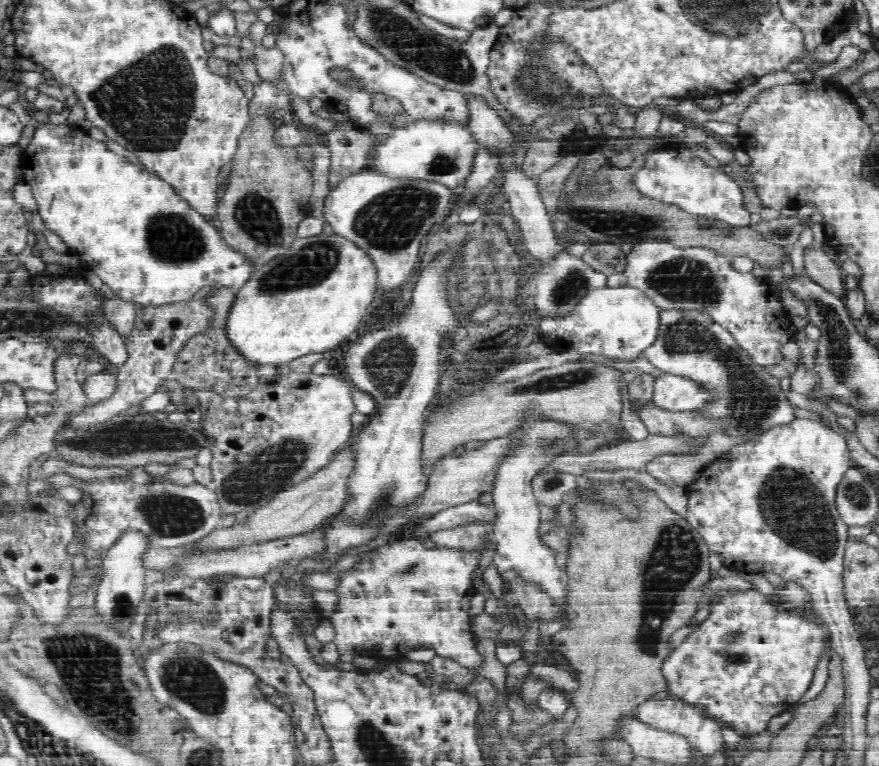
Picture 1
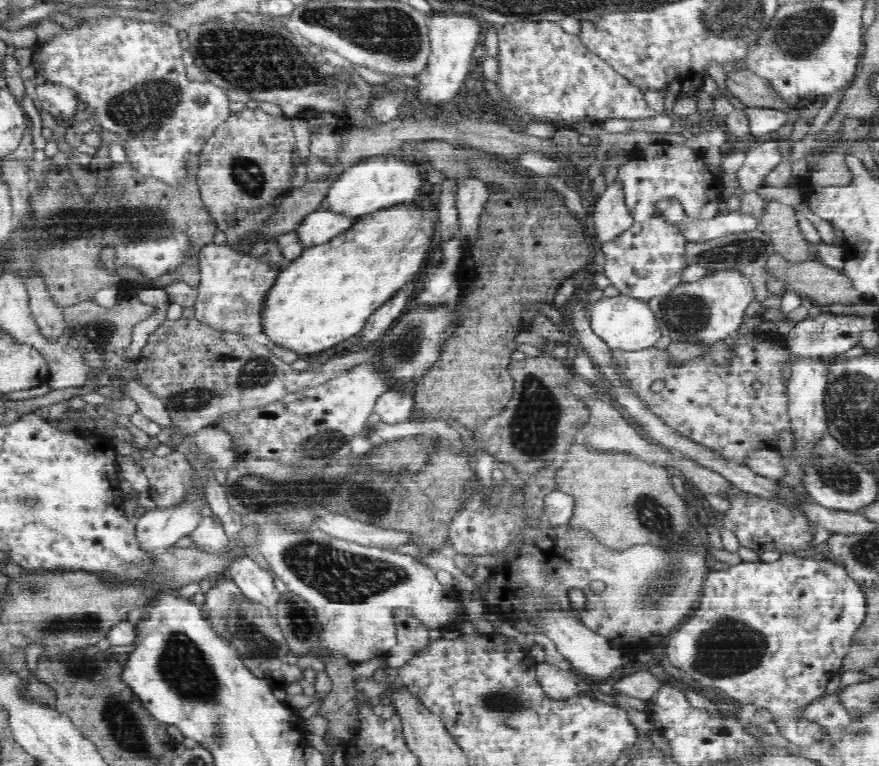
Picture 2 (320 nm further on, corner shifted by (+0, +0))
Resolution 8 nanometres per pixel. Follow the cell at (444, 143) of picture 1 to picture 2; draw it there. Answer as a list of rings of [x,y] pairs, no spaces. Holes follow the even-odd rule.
[[[372,155],[348,167],[332,183],[322,202],[326,210],[342,211],[343,214],[368,214],[368,211],[381,210],[401,203],[409,203],[420,194],[422,178],[416,166],[392,158],[392,156]]]

